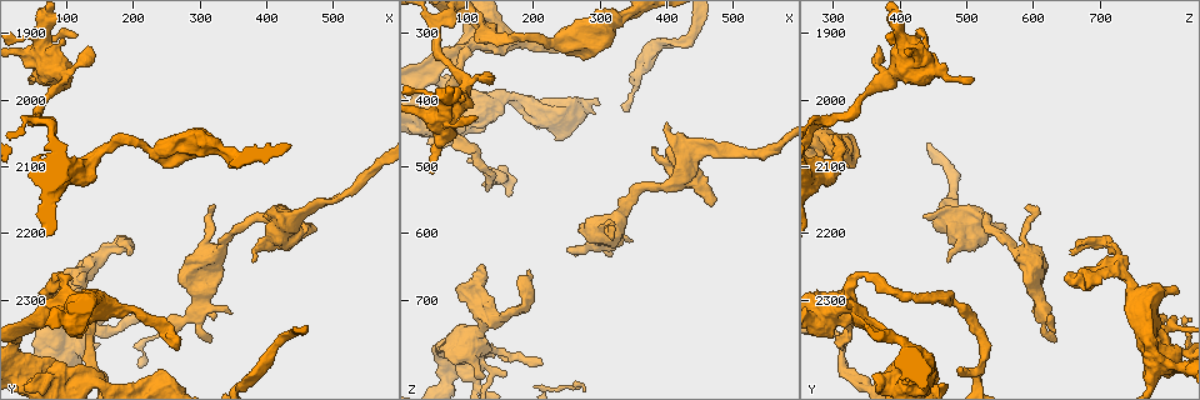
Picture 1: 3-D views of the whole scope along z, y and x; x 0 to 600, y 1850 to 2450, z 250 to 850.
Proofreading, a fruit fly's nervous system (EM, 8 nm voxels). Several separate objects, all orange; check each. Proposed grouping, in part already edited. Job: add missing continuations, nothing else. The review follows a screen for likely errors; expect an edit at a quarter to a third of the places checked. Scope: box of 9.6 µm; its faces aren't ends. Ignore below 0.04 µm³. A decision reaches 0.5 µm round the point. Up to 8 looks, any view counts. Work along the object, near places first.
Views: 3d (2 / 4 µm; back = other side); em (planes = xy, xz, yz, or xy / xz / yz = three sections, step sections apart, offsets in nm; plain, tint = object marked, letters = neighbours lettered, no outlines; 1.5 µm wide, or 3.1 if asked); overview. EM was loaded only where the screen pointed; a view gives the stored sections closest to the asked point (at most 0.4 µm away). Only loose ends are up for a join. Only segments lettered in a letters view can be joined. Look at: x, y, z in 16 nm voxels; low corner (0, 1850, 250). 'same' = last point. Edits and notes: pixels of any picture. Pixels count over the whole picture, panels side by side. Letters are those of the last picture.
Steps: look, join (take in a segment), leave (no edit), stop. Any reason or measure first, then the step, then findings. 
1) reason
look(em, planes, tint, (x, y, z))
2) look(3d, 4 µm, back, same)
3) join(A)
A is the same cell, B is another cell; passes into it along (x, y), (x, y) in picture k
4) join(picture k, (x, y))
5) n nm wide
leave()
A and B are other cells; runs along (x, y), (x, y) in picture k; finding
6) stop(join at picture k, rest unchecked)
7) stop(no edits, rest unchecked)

branch stops here
look(3d, 4 µm, (265, 2375, 315))

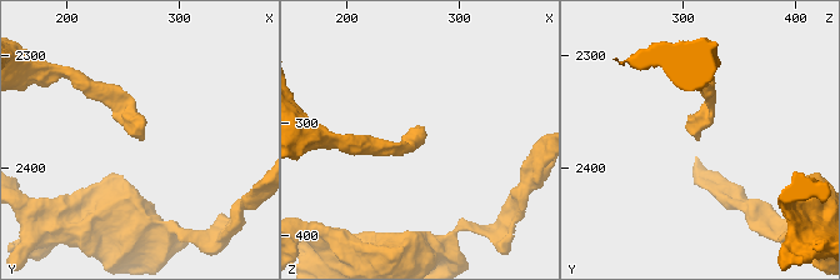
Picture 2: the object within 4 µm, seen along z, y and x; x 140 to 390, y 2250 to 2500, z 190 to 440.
need the tissue
look(em, yz, step 8, tint, (264, 2374, 316))

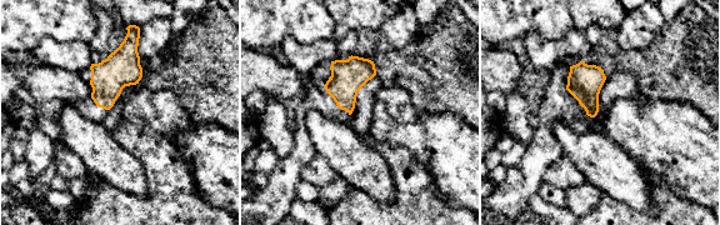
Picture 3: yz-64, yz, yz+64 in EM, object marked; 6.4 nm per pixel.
another direction
look(em, planes, letters, same)

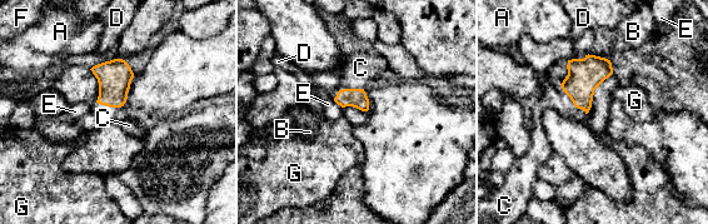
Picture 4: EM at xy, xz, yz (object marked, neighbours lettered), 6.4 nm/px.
110 nm wide
join(C)
C is the same cell, A, B, D, E, F and G are other cells; the neuron continues

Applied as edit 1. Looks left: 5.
redraw
look(overview)

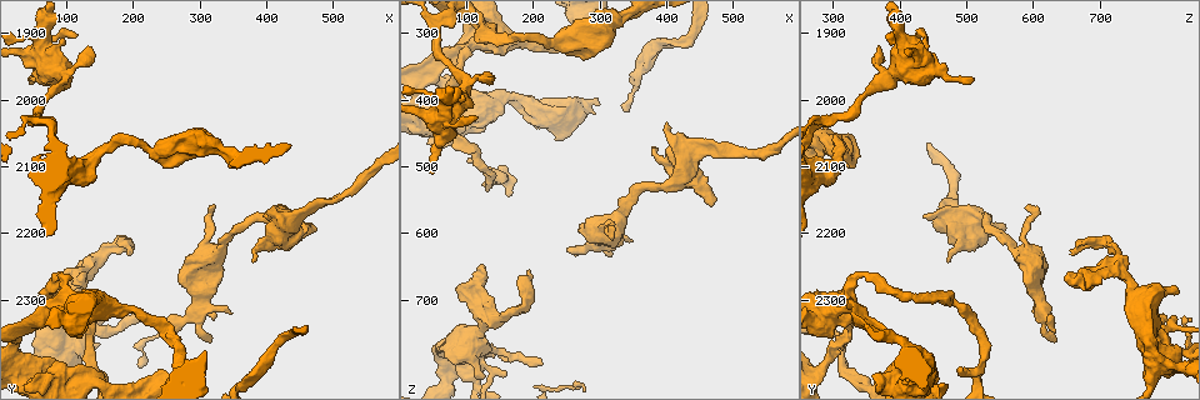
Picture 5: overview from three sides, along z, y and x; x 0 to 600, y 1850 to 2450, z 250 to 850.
an open end
look(em, planes, letters, (255, 2325, 620))

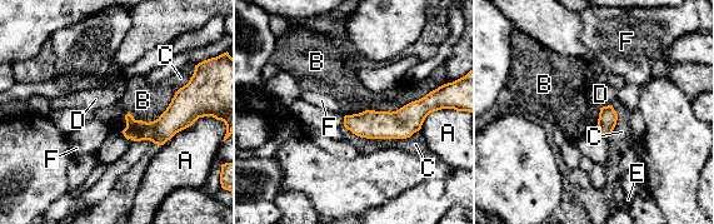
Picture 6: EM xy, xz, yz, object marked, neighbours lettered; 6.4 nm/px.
leave()
A, B, C, D, E and F are other cells; runs along (428, 99), (403, 123), (346, 123) in picture 6; none of them fits

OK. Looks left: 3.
look(3d, 4 µm, back, (210, 2325, 795))

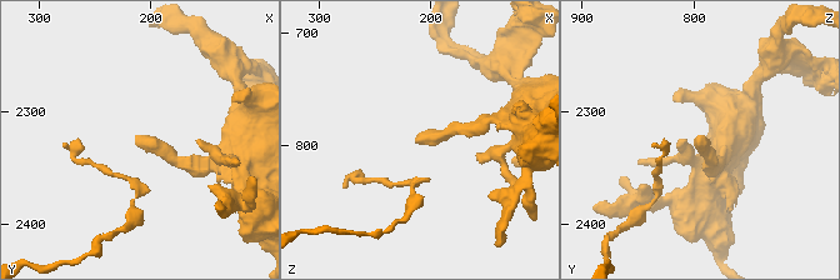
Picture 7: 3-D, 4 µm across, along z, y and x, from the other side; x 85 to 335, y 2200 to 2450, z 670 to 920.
shape alone is not enough
look(em, xz, step 8, letters, (212, 2322, 796))

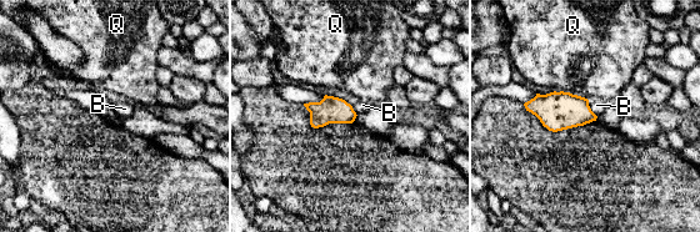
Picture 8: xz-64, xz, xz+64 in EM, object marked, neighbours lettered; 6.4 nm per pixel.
leave()
B and Q are other cells; border along (588, 100), (590, 110), (596, 116) in picture 8; no lettered segment goes on from it

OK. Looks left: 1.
stop(join at picture 4, rest unchecked)

